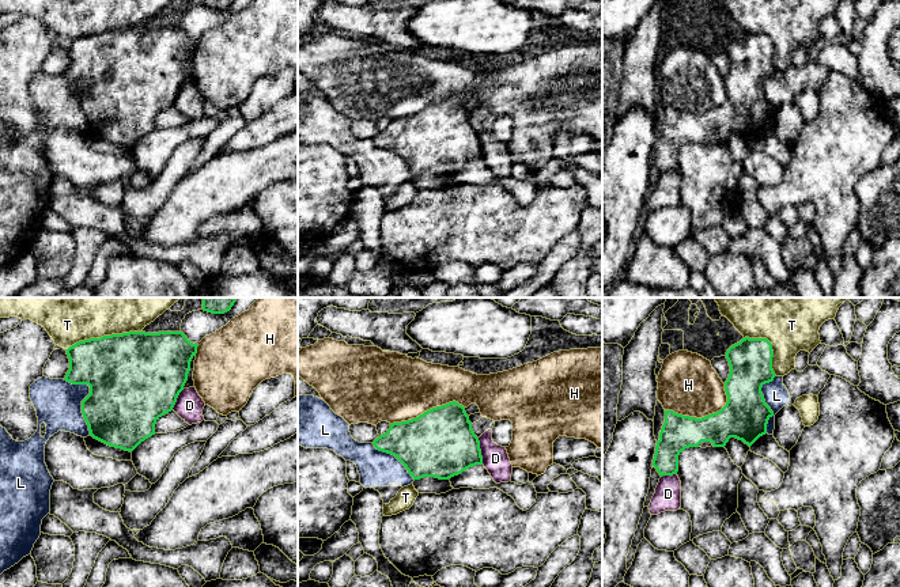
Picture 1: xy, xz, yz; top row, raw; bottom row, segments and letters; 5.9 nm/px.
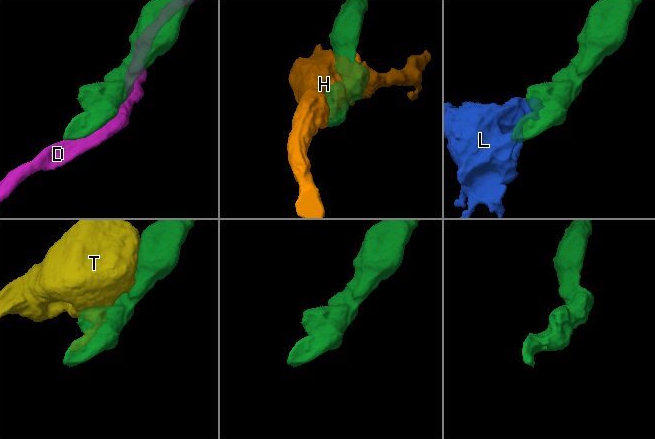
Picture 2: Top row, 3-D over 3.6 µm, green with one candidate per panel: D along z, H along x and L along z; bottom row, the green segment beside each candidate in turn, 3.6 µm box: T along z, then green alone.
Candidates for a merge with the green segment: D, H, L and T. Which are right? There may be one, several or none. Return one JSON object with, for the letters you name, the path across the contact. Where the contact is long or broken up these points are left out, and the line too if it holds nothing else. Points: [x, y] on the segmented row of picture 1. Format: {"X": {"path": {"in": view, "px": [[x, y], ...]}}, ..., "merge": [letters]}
{"merge": []}

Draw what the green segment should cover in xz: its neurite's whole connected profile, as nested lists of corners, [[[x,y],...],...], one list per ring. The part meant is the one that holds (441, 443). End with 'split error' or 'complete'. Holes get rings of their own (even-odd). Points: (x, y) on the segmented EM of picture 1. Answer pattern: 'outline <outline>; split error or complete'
outline [[[453,401],[416,419],[393,423],[373,442],[379,451],[394,455],[413,477],[449,480],[483,465],[479,438],[465,408]]]; complete

